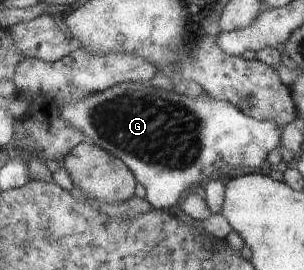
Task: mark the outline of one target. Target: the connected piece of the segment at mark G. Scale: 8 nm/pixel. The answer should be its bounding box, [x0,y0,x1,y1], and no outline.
[62,81,283,210]

